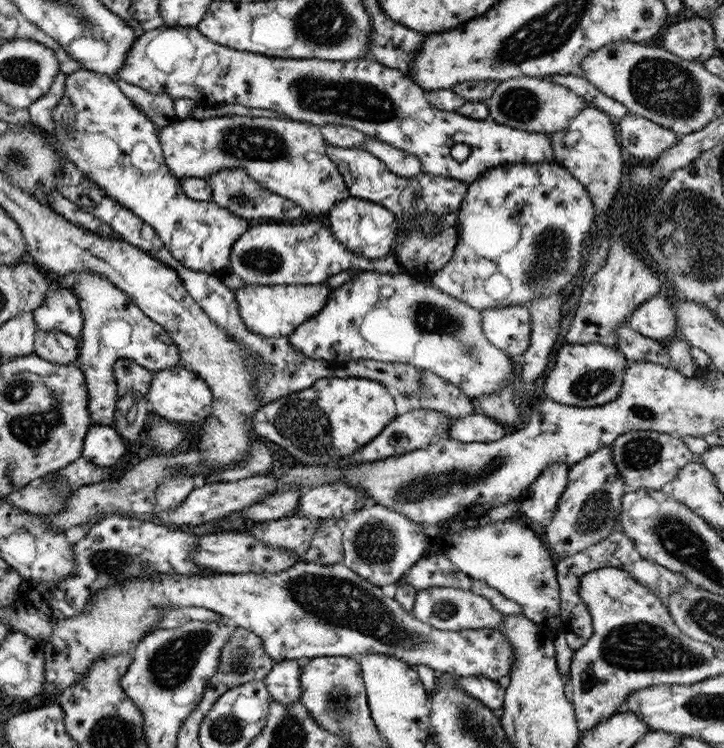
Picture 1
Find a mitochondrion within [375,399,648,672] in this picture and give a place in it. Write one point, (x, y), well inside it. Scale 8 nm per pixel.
(431, 486)

